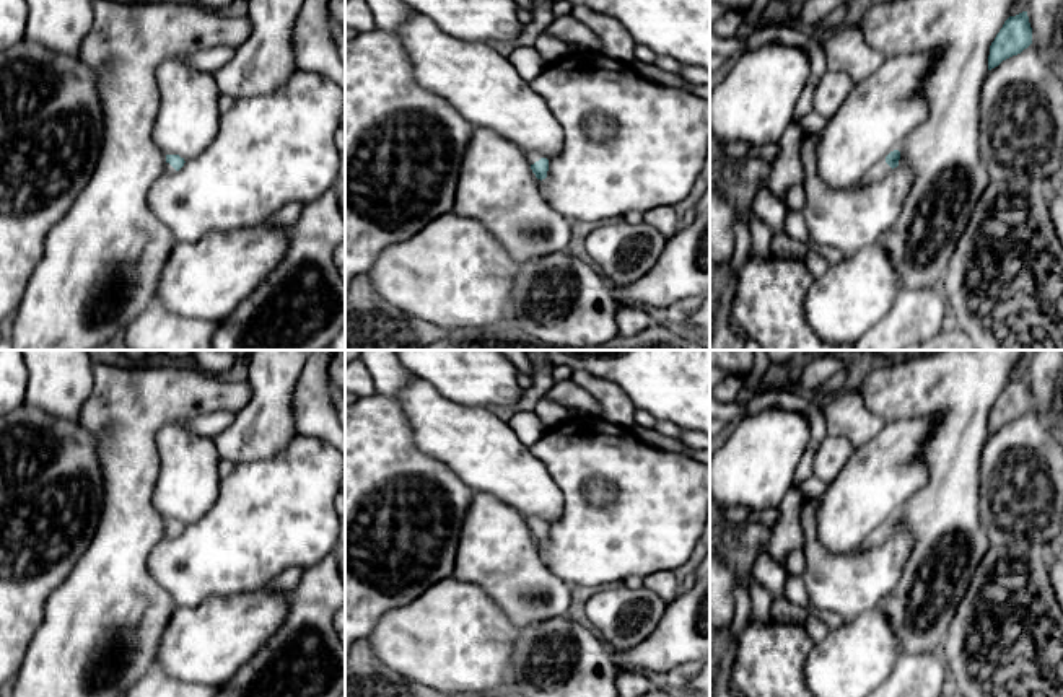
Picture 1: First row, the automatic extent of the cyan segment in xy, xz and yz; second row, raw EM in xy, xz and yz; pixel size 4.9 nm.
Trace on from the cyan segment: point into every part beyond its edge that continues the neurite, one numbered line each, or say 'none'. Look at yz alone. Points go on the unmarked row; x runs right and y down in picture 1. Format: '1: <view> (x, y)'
1: yz (881, 533)

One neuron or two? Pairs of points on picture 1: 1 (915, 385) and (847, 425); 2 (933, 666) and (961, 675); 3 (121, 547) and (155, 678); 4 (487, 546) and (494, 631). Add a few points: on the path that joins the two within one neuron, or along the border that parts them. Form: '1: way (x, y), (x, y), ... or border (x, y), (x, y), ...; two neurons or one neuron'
1: border (858, 391), (861, 399), (888, 422); two neurons
2: border (940, 652), (949, 671); two neurons
3: border (153, 665), (139, 679); two neurons
4: border (458, 578), (476, 583), (516, 626); two neurons

